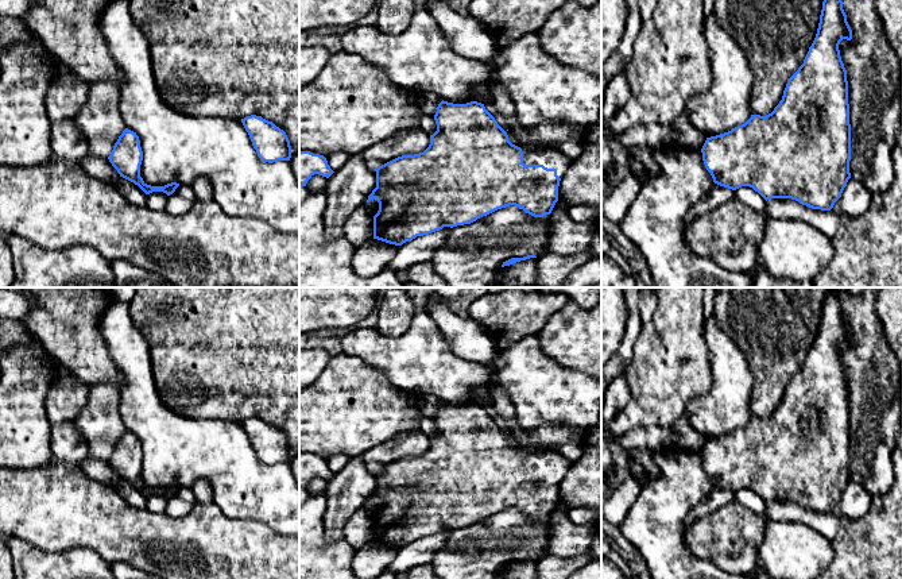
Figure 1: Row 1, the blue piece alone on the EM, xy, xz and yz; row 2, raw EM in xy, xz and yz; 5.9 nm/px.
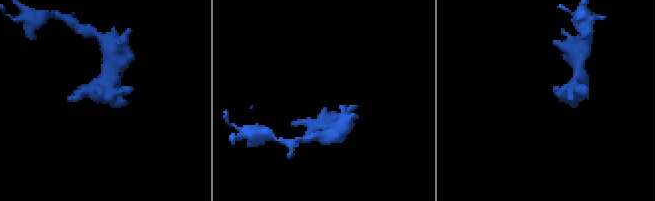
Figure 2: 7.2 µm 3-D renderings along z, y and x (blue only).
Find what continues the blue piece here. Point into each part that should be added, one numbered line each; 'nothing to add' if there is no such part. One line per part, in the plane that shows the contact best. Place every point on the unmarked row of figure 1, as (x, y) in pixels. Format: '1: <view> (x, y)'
1: xz (552, 460)

